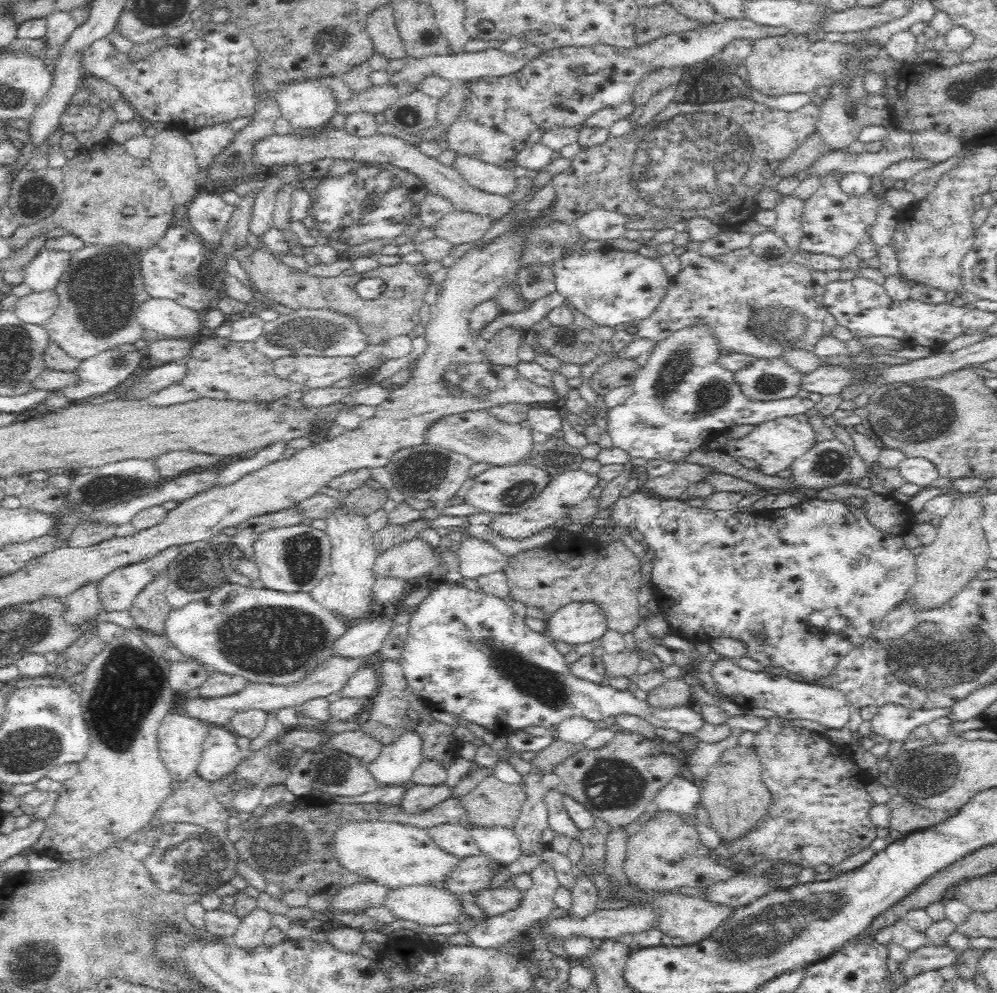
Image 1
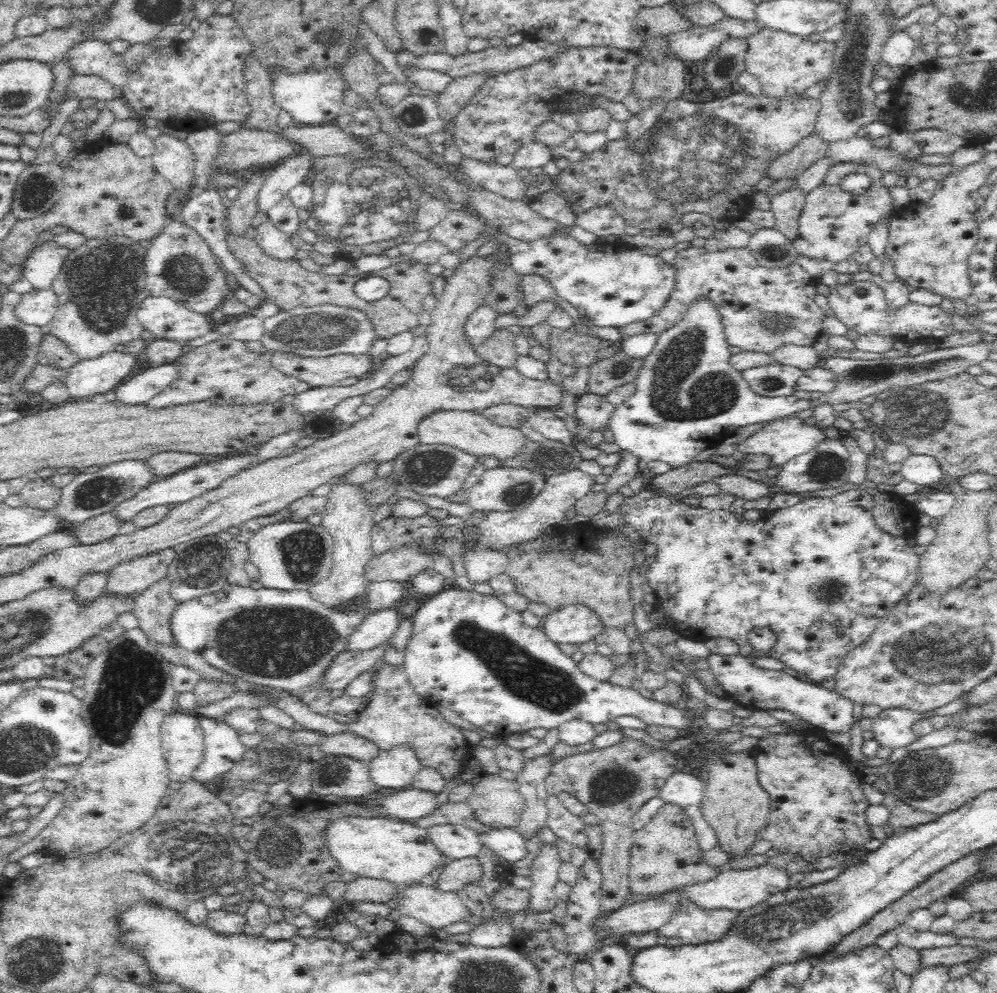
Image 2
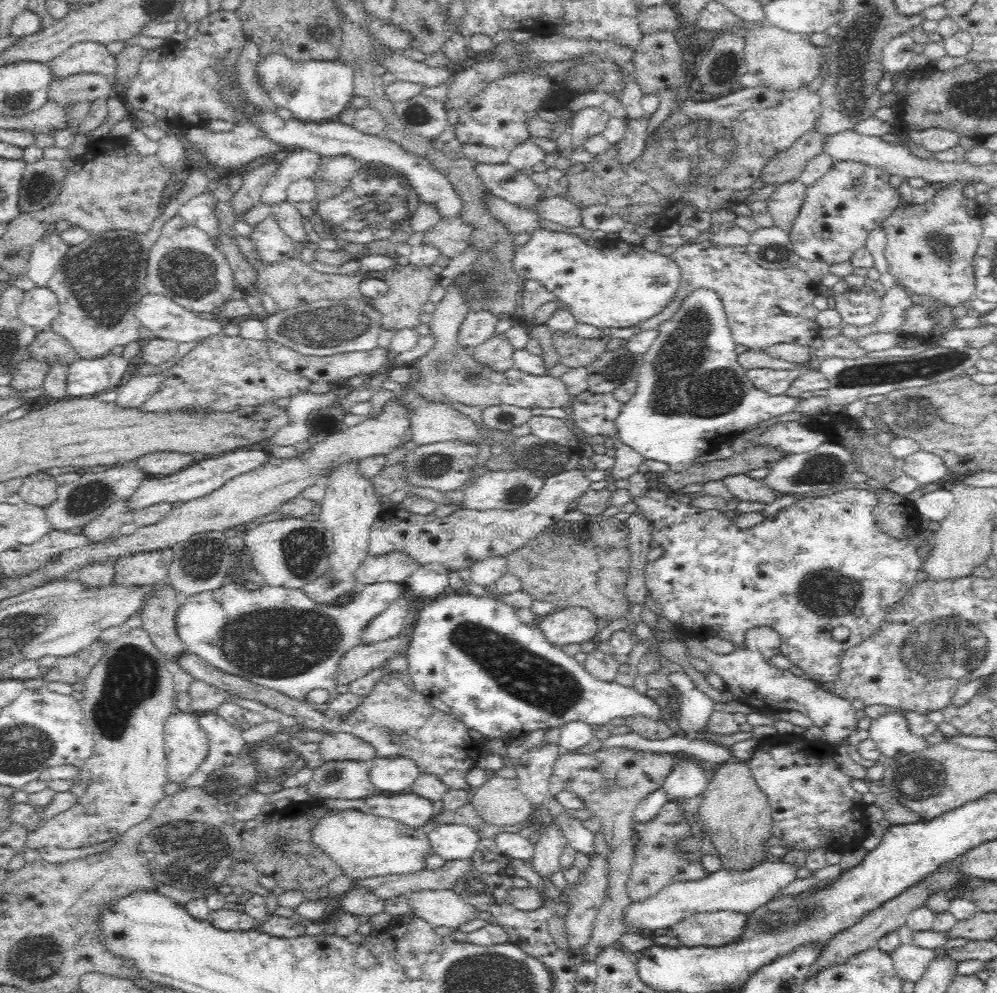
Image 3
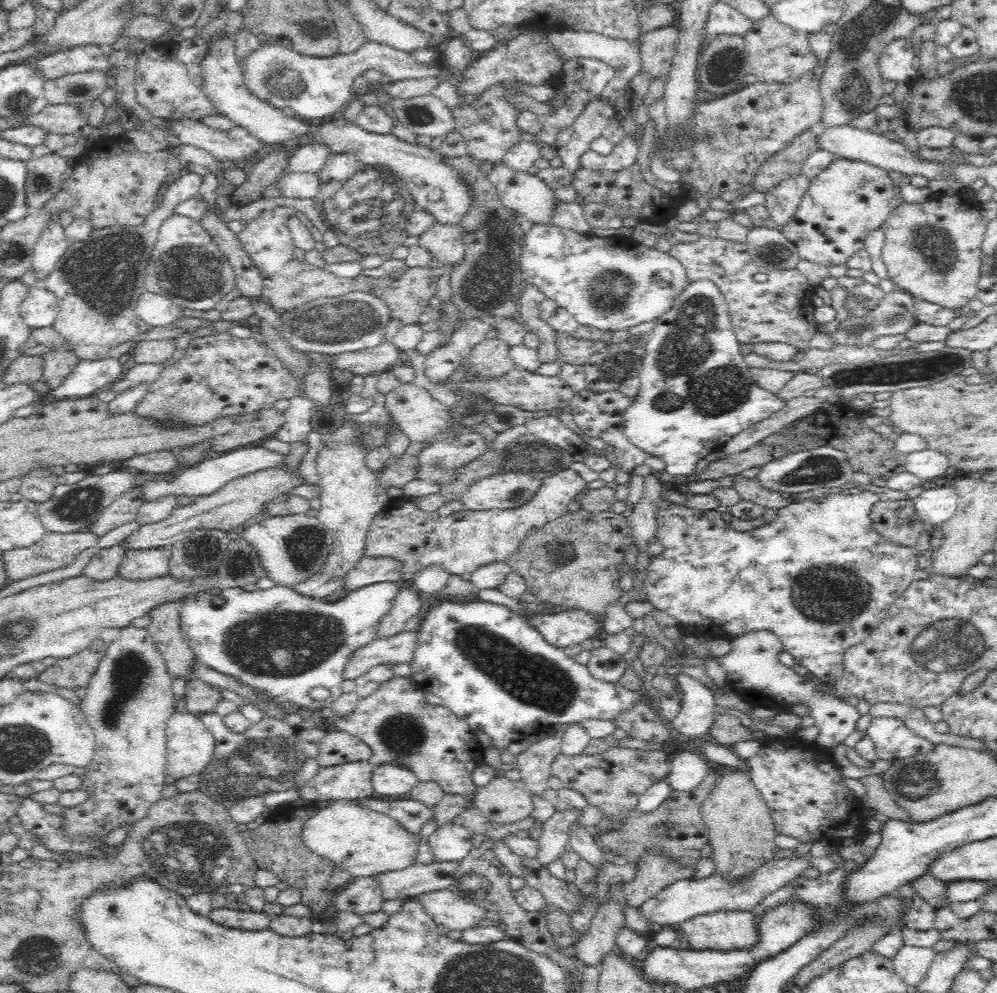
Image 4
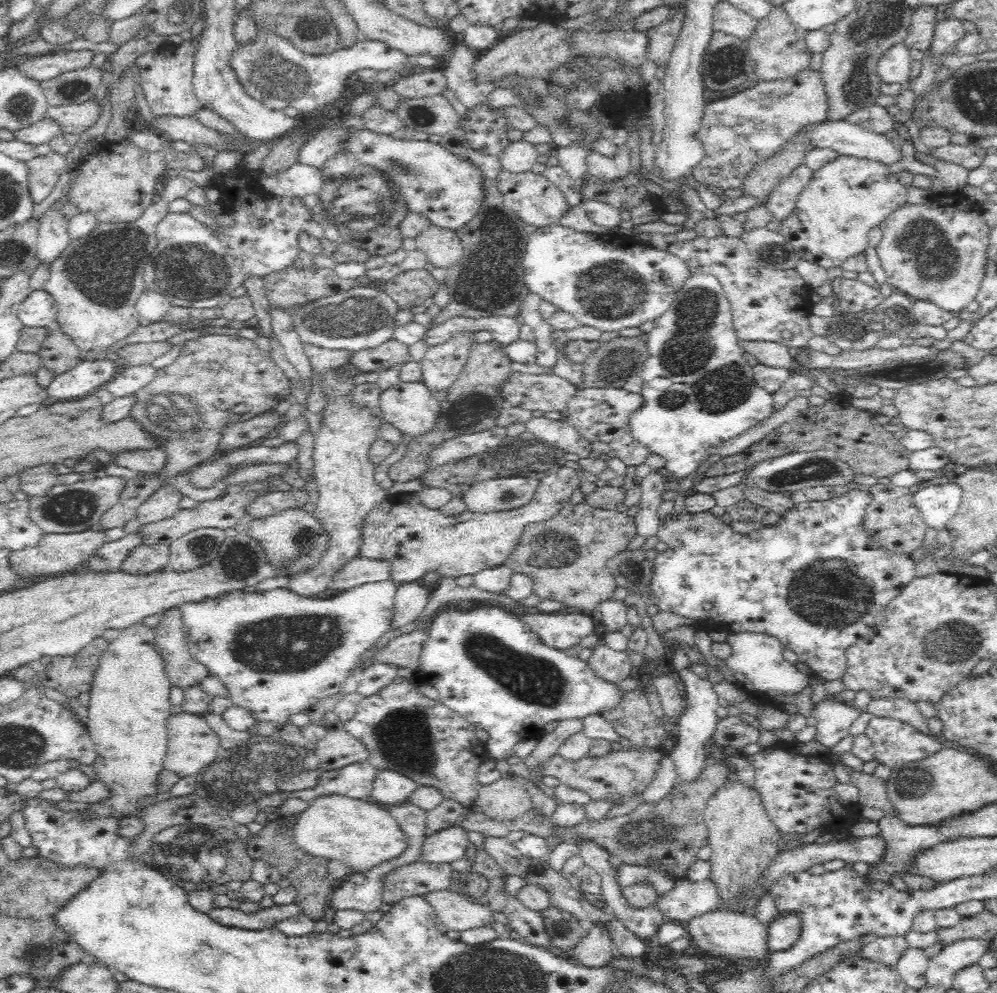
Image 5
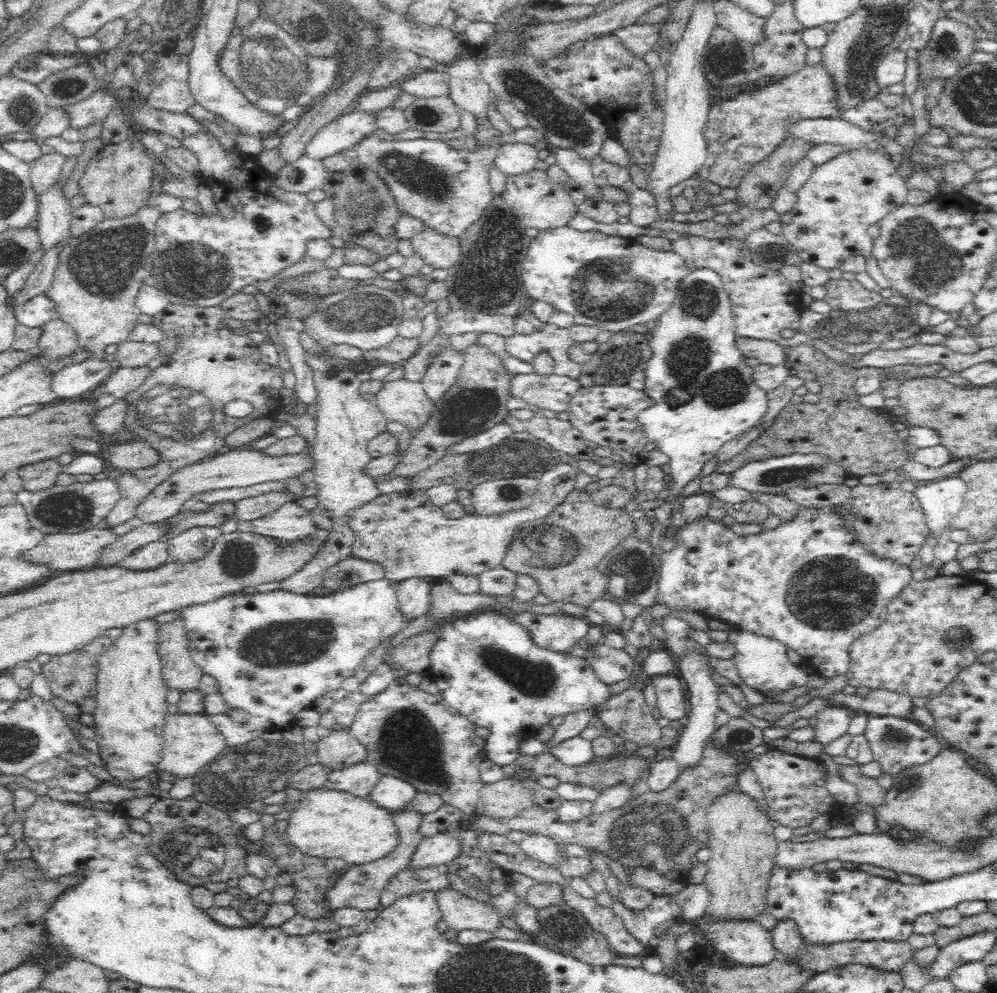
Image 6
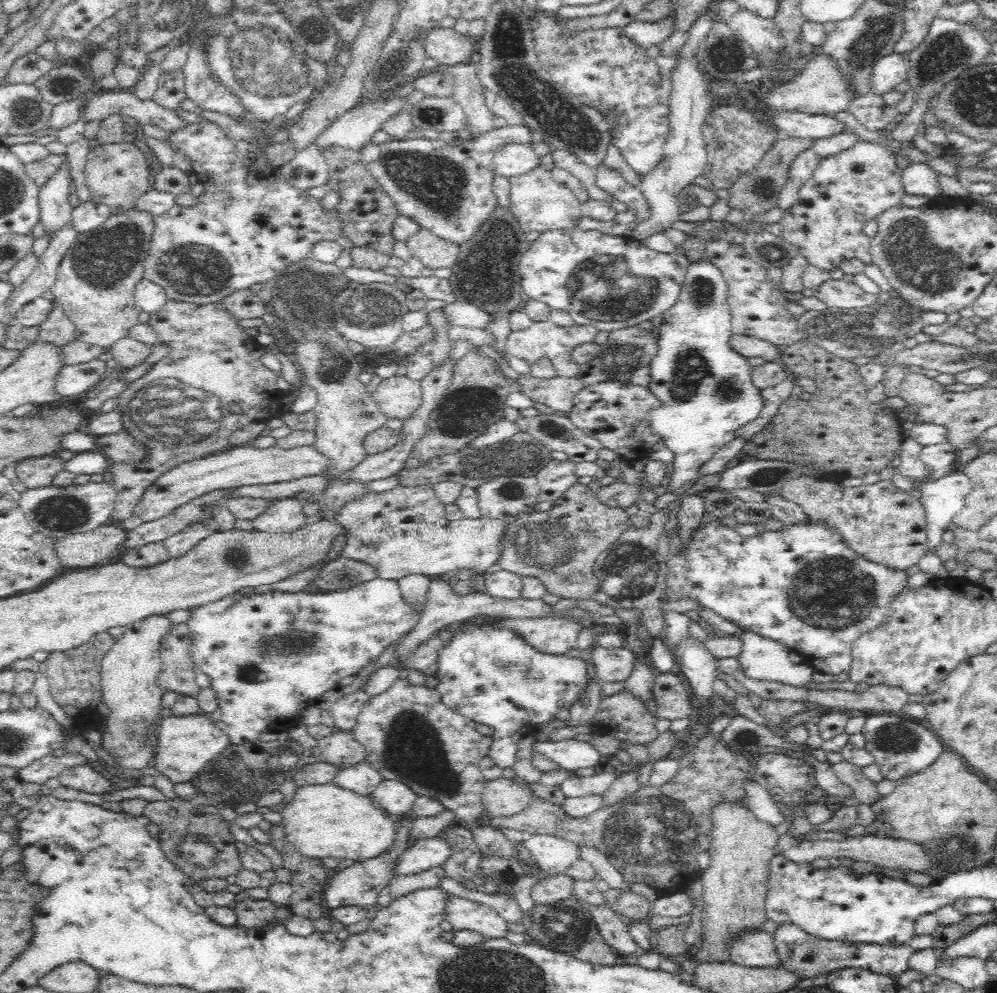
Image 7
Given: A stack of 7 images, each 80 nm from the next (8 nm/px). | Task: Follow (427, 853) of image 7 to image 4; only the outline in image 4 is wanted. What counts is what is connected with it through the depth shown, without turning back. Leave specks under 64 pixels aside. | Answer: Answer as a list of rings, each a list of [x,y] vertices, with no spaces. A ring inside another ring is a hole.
[[[452,822],[438,827],[429,838],[433,855],[438,862],[461,861],[472,850],[474,833]]]

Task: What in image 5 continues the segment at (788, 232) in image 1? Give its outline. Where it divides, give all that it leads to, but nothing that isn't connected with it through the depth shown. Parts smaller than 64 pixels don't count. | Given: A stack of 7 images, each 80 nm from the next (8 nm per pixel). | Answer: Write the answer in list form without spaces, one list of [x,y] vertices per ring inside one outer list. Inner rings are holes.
[[[806,165],[799,166],[792,174],[782,180],[765,200],[766,208],[772,213],[773,220],[779,224],[796,208],[796,201],[800,193],[807,187],[813,178],[812,171]]]

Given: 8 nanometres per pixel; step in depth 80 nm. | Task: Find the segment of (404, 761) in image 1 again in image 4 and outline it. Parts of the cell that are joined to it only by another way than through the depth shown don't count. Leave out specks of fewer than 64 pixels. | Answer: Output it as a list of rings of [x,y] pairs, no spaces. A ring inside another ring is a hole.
[[[389,762],[373,766],[371,781],[374,796],[382,799],[400,799],[418,782],[413,770]]]

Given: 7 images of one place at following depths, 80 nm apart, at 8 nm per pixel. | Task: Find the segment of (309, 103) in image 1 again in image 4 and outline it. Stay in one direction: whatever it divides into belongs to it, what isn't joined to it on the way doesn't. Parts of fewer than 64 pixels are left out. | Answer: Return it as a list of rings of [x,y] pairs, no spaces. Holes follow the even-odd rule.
[[[373,41],[366,42],[356,54],[337,53],[322,58],[300,55],[278,44],[262,44],[241,64],[245,85],[254,96],[276,109],[293,109],[295,117],[300,120],[339,116],[355,97],[352,93],[353,80],[370,69],[381,70],[392,82],[436,78],[445,70],[442,64],[419,63],[409,52],[395,50],[386,44]]]

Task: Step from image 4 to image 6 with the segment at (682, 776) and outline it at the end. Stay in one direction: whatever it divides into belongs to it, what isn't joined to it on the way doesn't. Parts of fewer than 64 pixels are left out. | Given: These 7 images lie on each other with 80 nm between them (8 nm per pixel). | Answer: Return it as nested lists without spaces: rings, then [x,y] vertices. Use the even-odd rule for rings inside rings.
[[[688,653],[681,661],[677,661],[676,674],[682,679],[686,692],[690,695],[688,702],[690,702],[690,712],[685,715],[681,721],[680,734],[678,736],[676,745],[669,751],[669,755],[680,765],[681,770],[695,767],[702,758],[704,745],[710,739],[714,739],[717,725],[714,714],[718,712],[718,694],[719,688],[710,677],[709,668],[711,666],[702,654]]]

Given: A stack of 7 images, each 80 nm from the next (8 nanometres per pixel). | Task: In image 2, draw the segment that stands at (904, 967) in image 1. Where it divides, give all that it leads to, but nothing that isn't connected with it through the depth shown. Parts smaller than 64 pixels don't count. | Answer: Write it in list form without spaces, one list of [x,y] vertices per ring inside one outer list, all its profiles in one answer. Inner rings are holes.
[[[948,946],[932,949],[923,949],[919,952],[919,971],[924,968],[946,966],[967,963],[978,955],[978,947],[972,946]]]

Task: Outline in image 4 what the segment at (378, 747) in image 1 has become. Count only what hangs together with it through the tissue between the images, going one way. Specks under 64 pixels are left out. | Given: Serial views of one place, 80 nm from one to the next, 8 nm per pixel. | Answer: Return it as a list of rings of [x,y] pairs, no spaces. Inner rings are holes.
[[[328,730],[318,743],[316,758],[320,767],[369,760],[372,750],[362,740],[346,731]]]

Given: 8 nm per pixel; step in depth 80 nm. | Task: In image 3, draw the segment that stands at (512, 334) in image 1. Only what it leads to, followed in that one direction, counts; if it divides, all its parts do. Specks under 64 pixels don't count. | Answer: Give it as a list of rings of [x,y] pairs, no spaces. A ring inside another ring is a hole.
[[[505,333],[494,334],[486,342],[472,349],[473,358],[496,372],[504,372],[515,367],[513,352],[515,348]]]

